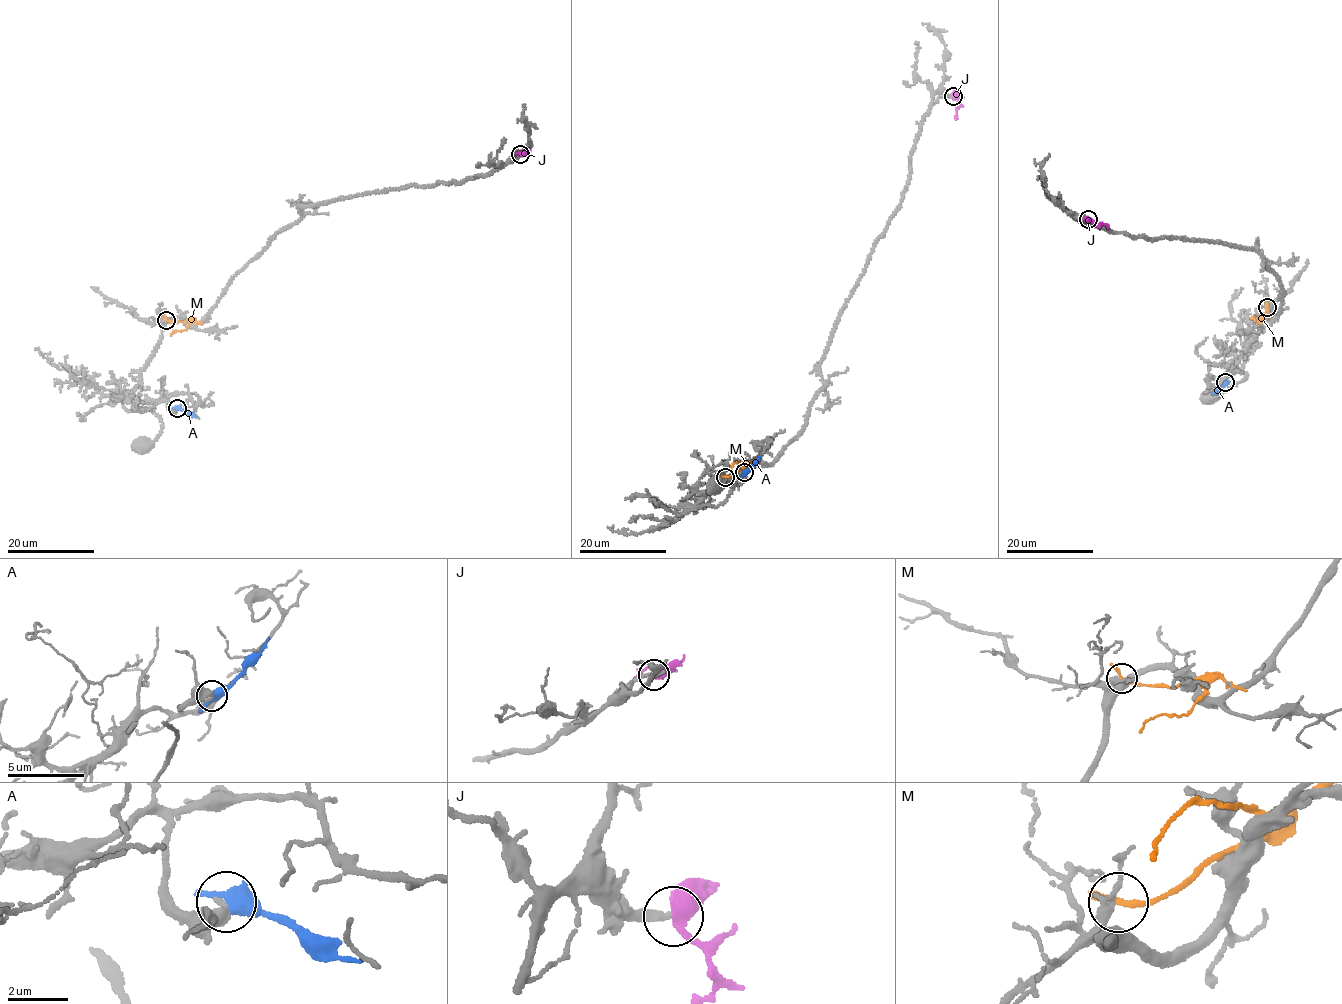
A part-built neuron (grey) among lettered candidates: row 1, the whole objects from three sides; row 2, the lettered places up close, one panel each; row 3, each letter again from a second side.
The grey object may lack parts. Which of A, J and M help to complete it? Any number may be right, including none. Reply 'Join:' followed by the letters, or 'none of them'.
Join: J

